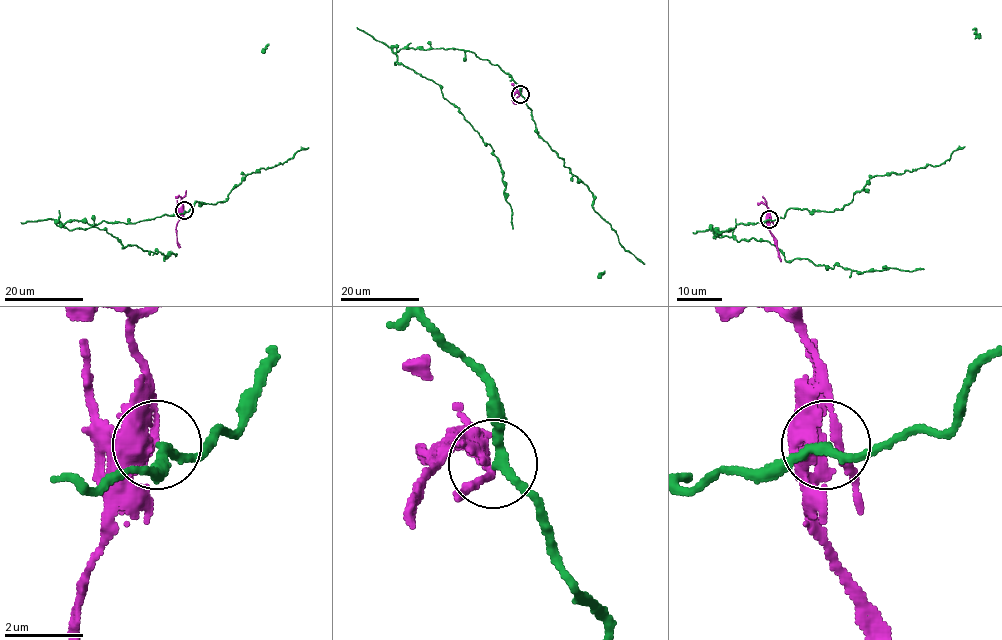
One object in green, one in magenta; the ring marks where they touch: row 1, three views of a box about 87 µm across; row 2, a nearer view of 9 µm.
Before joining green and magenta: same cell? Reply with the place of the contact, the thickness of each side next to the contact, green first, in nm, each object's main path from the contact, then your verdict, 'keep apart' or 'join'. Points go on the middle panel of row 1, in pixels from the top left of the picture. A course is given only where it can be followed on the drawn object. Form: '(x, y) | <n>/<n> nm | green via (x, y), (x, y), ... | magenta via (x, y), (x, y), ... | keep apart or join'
(520, 94) | 220/160 nm | green via (520, 94), (511, 77), (473, 52), (405, 47), (396, 53), (397, 60), (434, 81), (491, 147), (513, 229) | magenta via (520, 95), (517, 92), (512, 97), (516, 104) | keep apart

